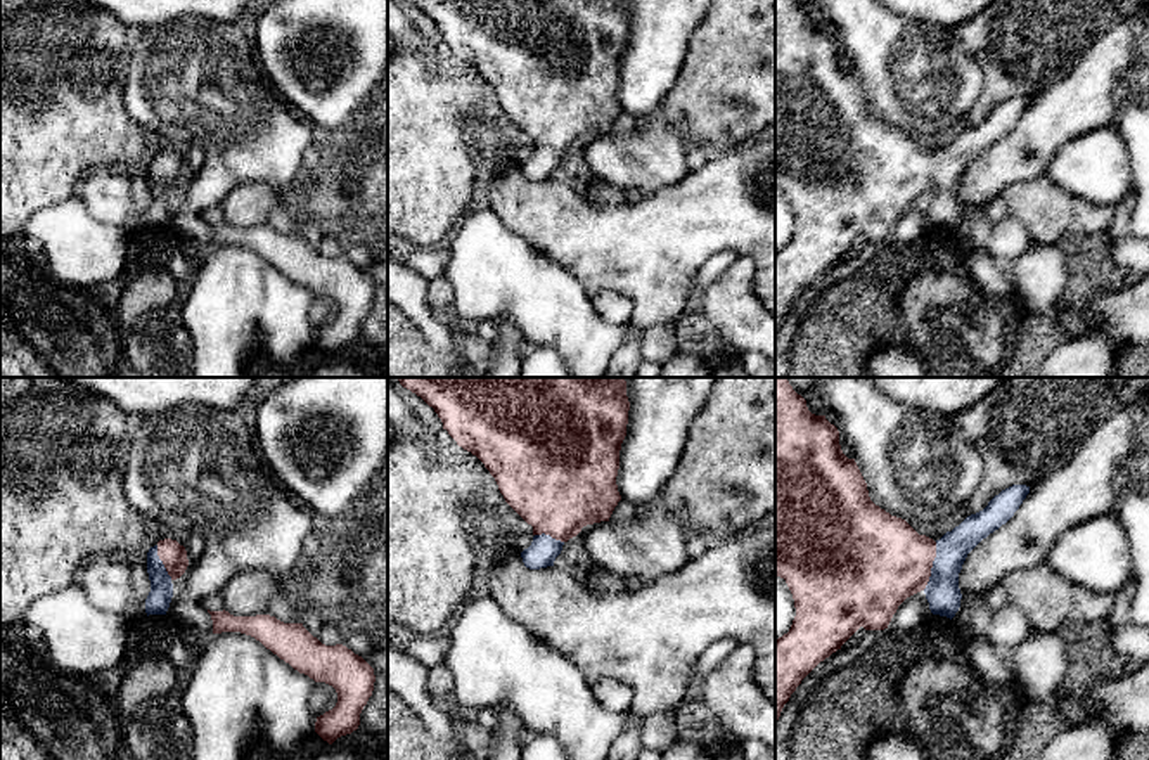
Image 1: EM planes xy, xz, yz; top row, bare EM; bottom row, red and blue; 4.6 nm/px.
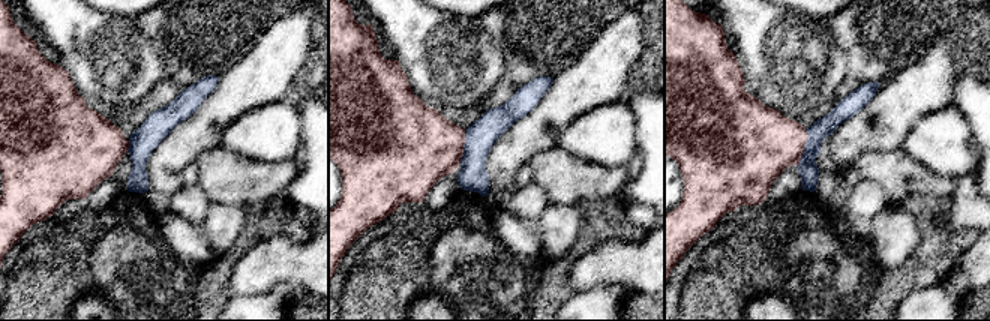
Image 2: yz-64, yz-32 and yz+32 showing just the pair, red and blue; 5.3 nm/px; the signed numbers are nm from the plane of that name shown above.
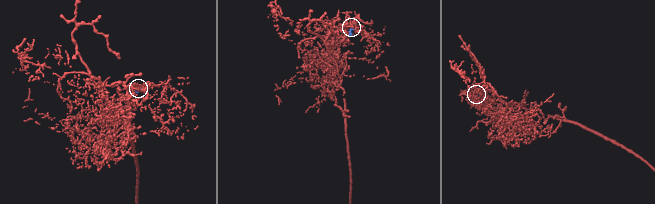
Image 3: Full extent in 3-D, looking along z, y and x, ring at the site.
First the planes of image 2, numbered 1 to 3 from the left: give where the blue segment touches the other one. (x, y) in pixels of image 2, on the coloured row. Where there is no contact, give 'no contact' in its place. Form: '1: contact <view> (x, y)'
1: contact yz-64 (128, 146)
2: contact yz-32 (462, 146)
3: contact yz+32 (804, 144)

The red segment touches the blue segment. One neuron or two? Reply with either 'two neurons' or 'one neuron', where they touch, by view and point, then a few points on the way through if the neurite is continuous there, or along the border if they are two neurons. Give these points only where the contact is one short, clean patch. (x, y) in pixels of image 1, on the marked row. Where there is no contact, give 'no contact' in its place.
one neuron | yz (931, 566) | across yz (878, 561), (931, 566), (942, 591)

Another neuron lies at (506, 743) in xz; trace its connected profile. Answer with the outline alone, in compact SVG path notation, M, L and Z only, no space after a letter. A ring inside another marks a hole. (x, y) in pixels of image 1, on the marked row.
M498 705L493 712L498 722L491 732L491 753L486 760L521 760L521 734L526 731L524 724L509 706Z

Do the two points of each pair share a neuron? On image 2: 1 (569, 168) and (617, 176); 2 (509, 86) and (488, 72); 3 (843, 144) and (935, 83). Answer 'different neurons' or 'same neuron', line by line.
1: same neuron
2: different neurons
3: same neuron

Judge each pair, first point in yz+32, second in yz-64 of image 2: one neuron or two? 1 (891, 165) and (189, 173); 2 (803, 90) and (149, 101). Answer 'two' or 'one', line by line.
1: two
2: two

